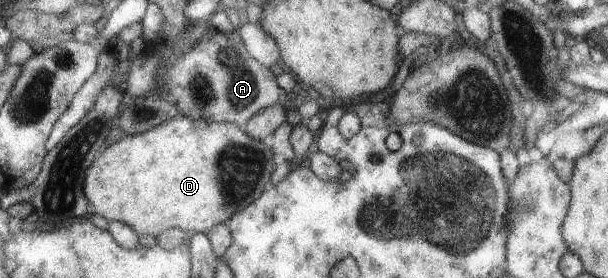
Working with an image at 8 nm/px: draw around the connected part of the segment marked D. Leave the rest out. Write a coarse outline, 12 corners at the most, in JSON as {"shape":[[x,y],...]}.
{"shape":[[182,115],[104,150],[91,212],[157,238],[257,201],[270,141]]}

